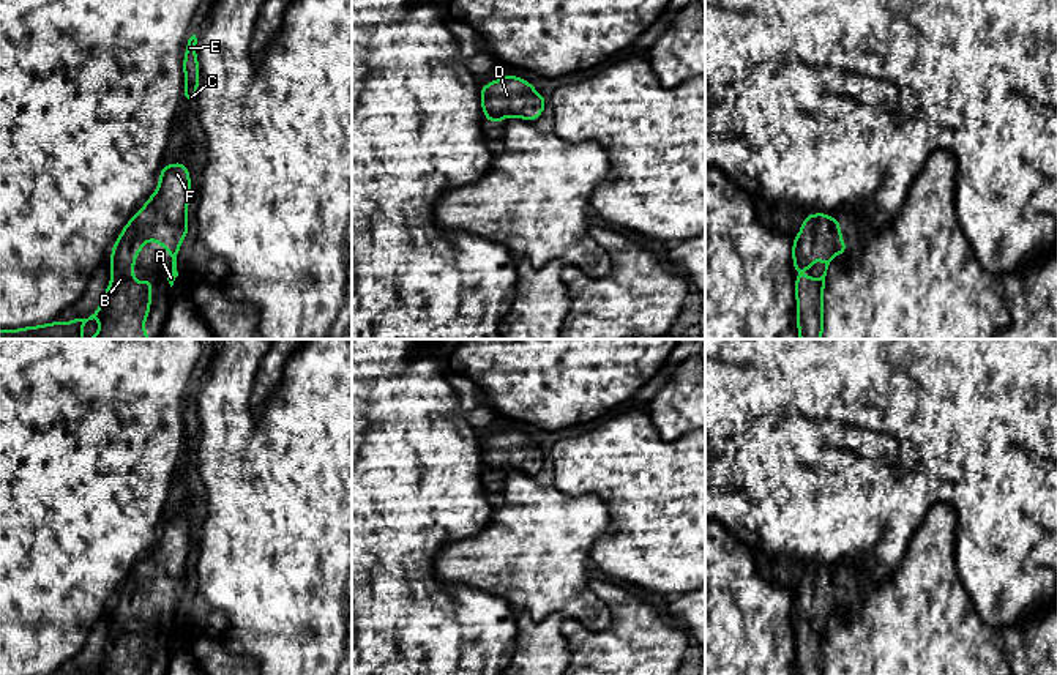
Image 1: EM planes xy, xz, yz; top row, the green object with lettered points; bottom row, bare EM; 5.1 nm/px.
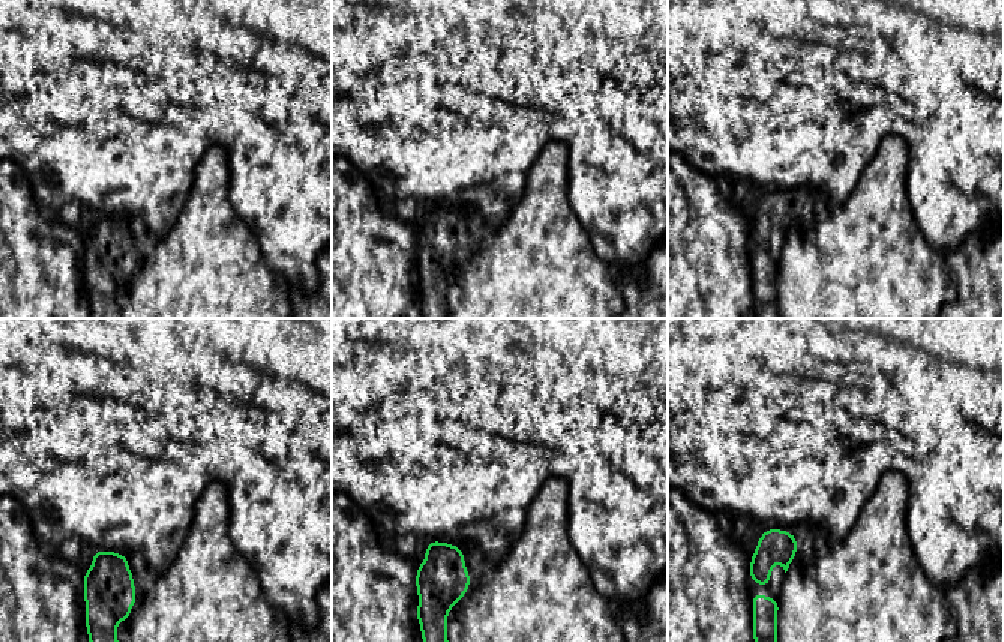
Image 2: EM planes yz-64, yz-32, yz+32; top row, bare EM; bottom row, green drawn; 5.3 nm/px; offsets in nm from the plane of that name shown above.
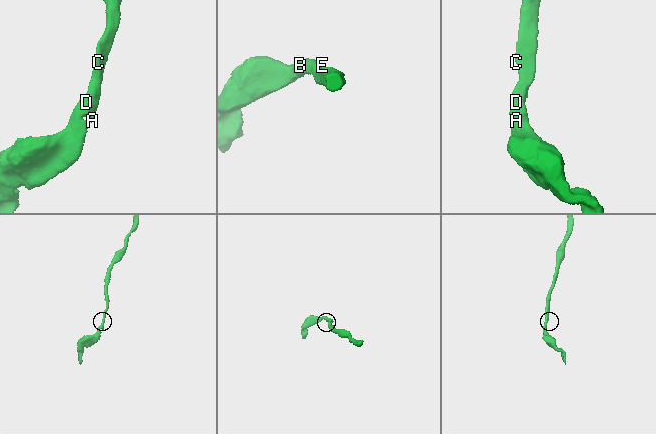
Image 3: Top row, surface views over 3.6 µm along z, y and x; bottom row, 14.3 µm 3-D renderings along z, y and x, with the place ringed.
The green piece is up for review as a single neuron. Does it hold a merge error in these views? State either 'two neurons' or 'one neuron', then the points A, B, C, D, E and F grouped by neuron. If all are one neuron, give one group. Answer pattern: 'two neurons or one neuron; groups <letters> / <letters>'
one neuron; groups A B C D E F

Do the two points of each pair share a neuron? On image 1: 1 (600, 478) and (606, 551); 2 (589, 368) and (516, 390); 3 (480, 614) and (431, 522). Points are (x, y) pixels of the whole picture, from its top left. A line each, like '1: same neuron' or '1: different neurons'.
1: same neuron
2: same neuron
3: same neuron

